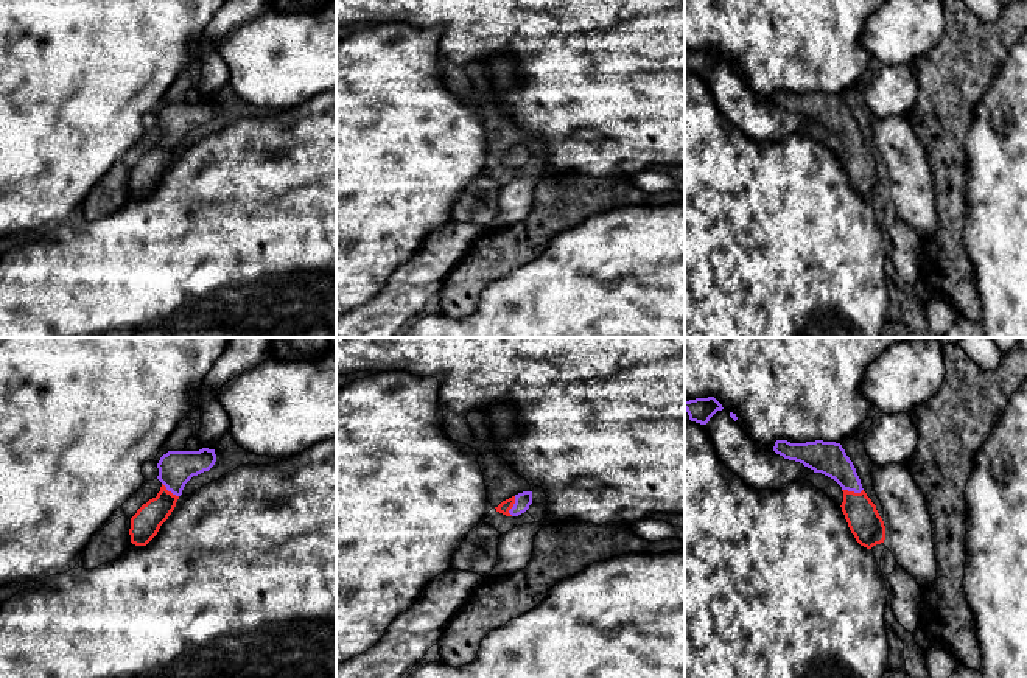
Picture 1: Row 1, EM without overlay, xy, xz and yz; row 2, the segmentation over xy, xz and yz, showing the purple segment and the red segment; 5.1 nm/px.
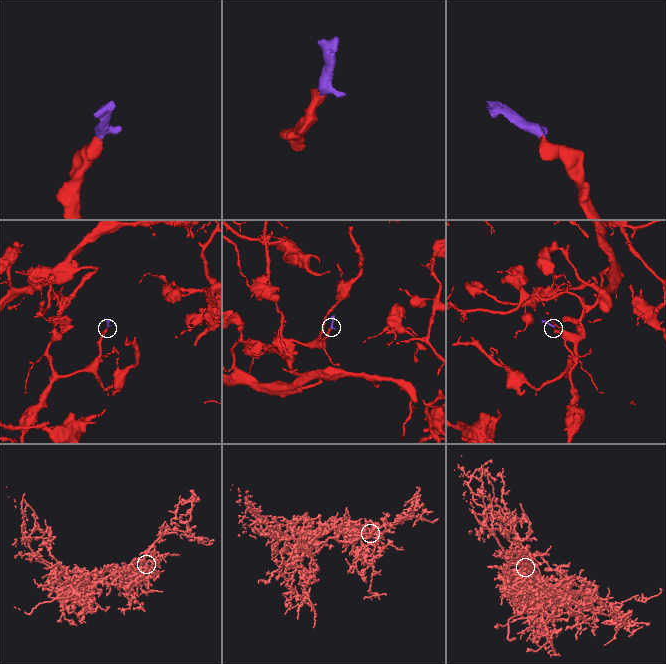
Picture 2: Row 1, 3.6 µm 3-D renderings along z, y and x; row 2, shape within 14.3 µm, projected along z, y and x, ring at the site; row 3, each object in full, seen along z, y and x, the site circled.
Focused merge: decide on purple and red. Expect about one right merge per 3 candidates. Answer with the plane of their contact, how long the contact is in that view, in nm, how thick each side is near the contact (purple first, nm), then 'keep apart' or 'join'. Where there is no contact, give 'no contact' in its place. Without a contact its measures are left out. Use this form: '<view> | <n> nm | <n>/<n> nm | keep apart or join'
yz | 110 nm | 180/170 nm | join

